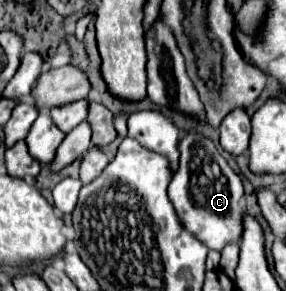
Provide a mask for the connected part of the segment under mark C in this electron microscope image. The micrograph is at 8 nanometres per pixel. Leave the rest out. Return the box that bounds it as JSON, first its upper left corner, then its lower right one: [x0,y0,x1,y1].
[168,128,244,250]

